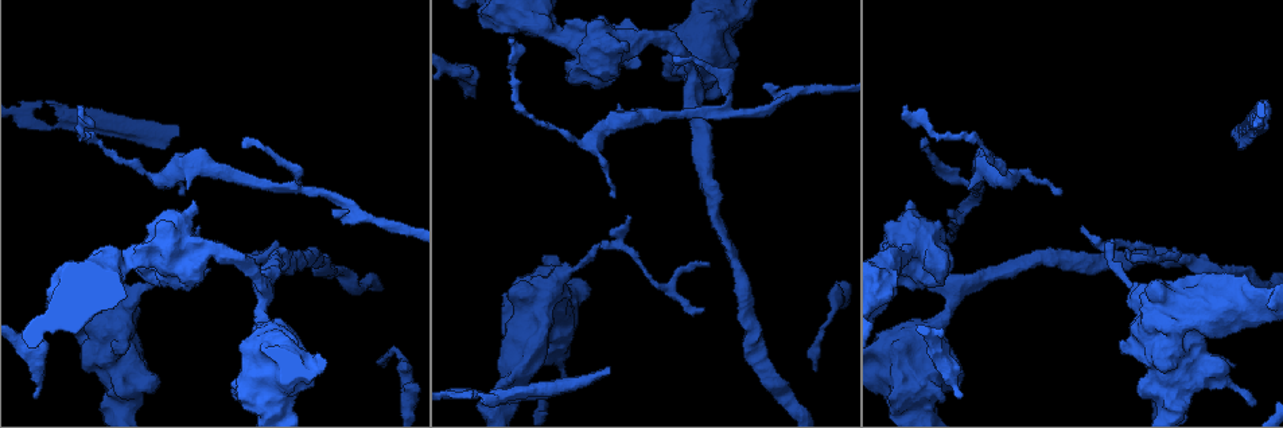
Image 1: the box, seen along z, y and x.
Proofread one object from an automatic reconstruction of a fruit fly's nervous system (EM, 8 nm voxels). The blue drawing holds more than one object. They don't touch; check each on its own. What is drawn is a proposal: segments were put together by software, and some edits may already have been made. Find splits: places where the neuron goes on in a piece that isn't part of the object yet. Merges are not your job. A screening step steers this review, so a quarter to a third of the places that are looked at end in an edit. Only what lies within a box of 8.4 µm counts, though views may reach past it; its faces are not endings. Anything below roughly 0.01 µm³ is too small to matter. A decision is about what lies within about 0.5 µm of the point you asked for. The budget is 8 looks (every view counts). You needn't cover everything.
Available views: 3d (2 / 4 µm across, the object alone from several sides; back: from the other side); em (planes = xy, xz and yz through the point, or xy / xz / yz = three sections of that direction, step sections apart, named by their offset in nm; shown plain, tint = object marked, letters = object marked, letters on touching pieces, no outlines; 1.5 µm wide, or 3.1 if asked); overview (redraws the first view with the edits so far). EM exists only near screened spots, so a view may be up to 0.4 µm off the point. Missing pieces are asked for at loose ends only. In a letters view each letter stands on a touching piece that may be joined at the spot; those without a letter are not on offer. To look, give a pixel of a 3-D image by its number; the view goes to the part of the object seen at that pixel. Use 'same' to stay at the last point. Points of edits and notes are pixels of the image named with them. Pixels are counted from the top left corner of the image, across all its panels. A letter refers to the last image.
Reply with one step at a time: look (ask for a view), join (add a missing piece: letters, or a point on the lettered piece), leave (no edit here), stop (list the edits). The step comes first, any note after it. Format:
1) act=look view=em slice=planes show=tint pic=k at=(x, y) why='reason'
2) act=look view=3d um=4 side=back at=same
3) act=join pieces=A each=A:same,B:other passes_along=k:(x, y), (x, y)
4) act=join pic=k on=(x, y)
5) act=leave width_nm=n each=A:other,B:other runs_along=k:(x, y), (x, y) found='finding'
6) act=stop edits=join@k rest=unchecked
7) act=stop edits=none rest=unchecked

act=look view=3d um=4 side=back pic=1 at=(906, 106) why='thin end'

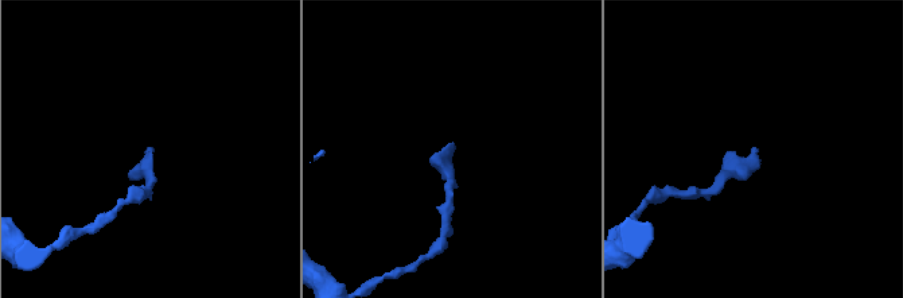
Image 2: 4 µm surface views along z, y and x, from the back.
act=look view=em slice=planes show=letters pic=2 at=(757, 149)

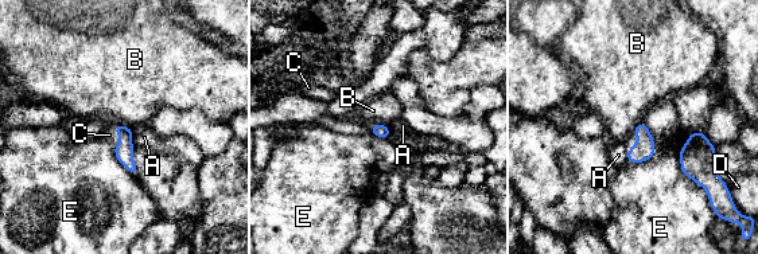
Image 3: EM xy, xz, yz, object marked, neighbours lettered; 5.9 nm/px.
act=join pieces=C width_nm=80 each=A:other,B:other,C:same,D:other,E:other passes_along=3:(124, 149), (120, 135), (109, 135) found='the neuron continues'

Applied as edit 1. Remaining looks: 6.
act=look view=em slice=yz step=4 show=tint pic=1 at=(622, 46) why='branch stops here'

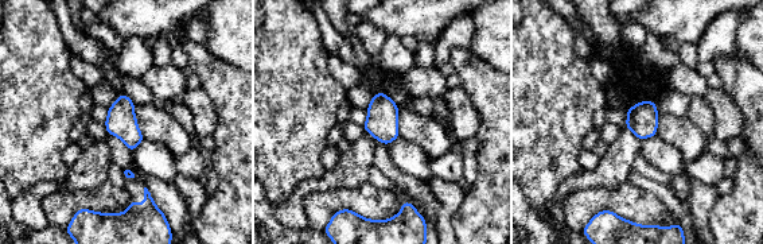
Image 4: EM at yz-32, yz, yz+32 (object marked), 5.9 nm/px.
act=look view=em slice=planes show=letters at=same

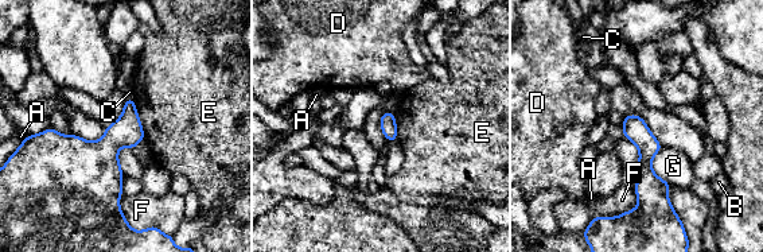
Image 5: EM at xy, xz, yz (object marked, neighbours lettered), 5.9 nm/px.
act=leave each=A:other,B:other,C:other,D:other,E:other,F:other,G:other runs_along=5:(633, 117), (645, 140), (645, 202), (633, 212) found='no lettered piece goes on from it'

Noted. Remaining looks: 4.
act=look view=em slice=planes show=letters pic=1 at=(26, 101) why='free end'

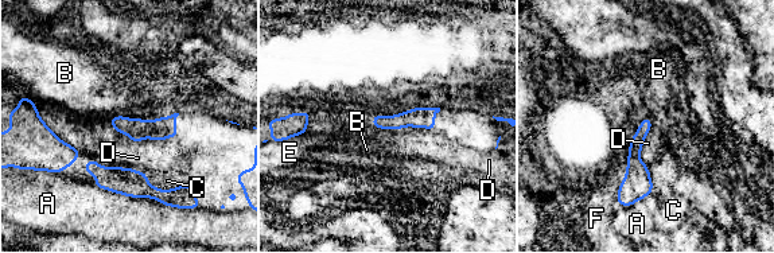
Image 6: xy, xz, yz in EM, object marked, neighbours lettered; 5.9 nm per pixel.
act=leave longest_contact=A:460nm each=A:other,B:other,C:other,D:other,E:other,F:other runs_along=6:(648, 121), (634, 148), (633, 198) found='no lettered piece goes on from it'

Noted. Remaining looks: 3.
act=stop edits=join@3 rest=unchecked

